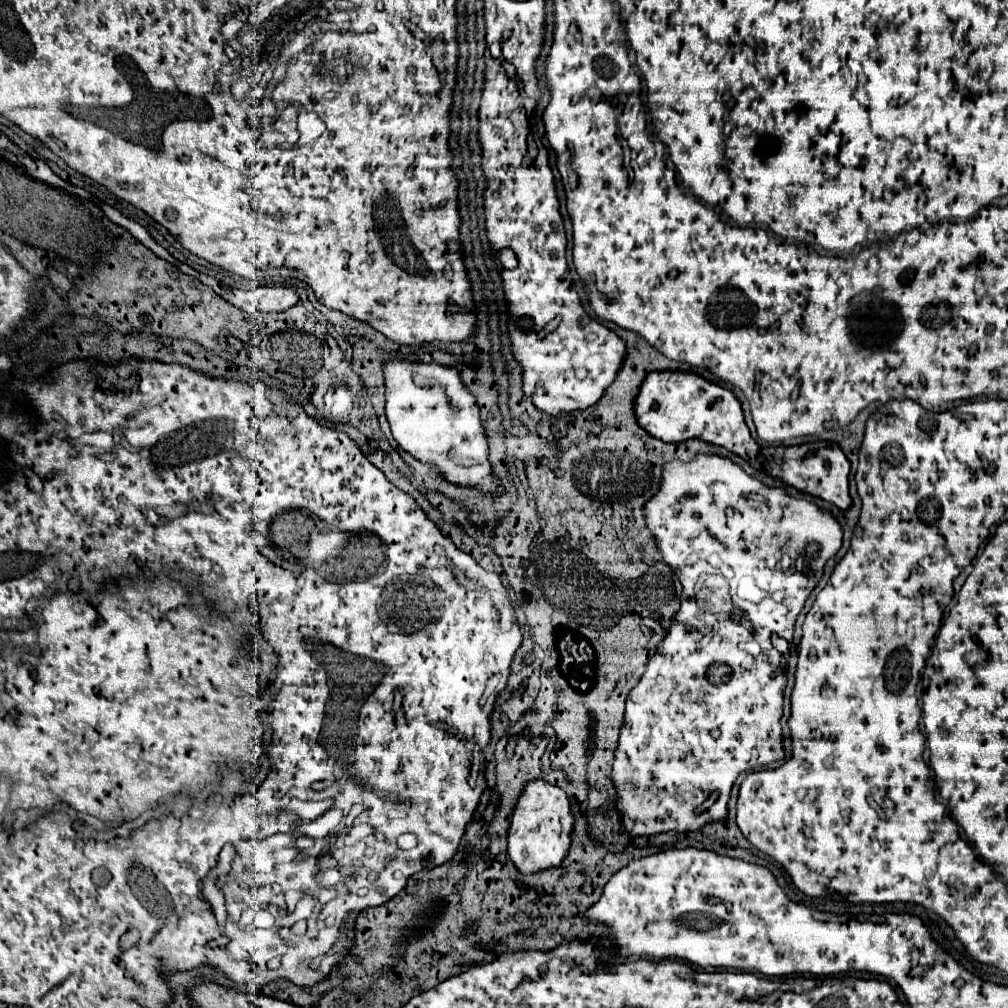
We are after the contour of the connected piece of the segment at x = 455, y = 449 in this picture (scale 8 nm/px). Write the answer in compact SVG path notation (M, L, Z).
M394 358L382 362L386 386L386 418L398 446L420 460L430 464L450 484L478 488L482 494L494 498L504 494L500 478L492 472L488 462L488 436L480 418L476 398L460 380L456 368L438 362L410 362Z

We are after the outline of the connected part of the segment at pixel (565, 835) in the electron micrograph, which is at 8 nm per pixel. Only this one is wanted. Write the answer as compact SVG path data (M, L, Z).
M544 780L528 782L514 808L512 824L508 830L510 860L522 874L536 874L548 868L558 868L568 854L572 830L574 814L570 810L570 800L566 792Z

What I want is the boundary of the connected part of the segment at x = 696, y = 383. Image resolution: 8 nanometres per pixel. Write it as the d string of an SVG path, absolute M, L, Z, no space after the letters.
M652 372L636 398L636 420L638 424L654 438L664 442L686 442L688 438L698 438L708 444L722 446L730 452L736 452L736 442L748 442L748 454L754 458L760 446L752 440L750 430L744 422L742 406L738 398L718 384L704 380L694 372Z

